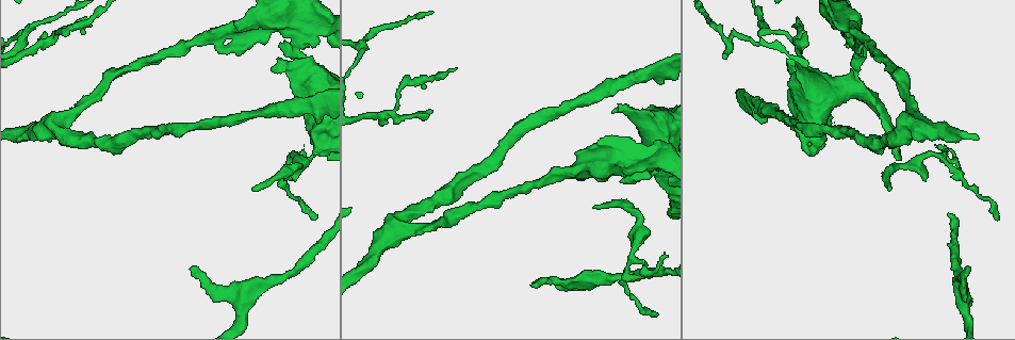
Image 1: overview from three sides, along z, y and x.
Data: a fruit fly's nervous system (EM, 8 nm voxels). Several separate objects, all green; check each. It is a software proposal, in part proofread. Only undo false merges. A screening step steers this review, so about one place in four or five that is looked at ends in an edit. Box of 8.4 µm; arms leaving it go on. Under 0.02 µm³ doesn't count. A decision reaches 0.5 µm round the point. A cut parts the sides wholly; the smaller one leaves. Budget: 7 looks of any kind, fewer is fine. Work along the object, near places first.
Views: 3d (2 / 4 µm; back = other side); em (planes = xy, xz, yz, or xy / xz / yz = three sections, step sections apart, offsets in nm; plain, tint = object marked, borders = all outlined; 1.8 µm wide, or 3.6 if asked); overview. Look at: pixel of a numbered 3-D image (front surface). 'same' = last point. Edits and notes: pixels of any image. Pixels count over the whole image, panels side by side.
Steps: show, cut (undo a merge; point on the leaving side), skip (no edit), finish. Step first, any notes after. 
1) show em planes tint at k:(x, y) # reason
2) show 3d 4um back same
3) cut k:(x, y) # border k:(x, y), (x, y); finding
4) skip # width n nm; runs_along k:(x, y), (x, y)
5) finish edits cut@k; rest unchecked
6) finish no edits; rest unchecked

show 3d 4um at 1:(727, 39) # narrows sharply

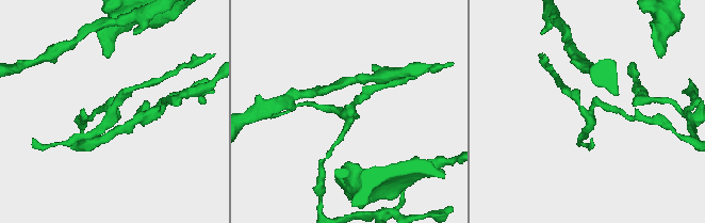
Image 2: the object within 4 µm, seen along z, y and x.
show em planes tint at 2:(352, 114) # need the tissue

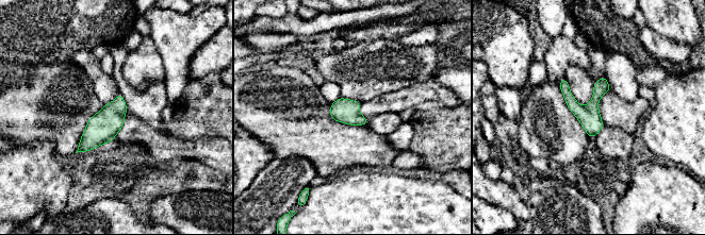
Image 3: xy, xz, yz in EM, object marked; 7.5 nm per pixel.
skip # runs_along 3:(563, 81), (593, 133); continuous, no second cell

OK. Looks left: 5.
show em planes tint at 1:(913, 125) # three-way junction

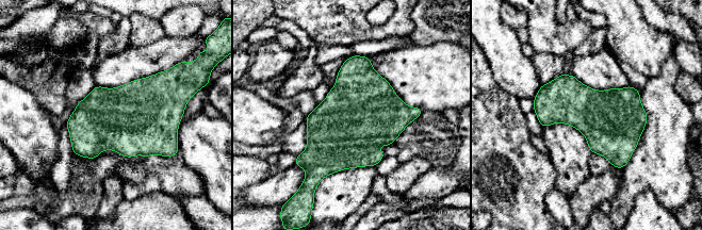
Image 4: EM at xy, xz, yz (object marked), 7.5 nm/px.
skip # width 460 nm; continuous, no second cell

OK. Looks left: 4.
show em xz step 16 tint at 1:(952, 169) # narrows sharply

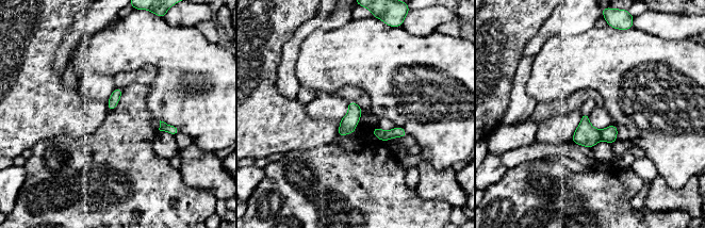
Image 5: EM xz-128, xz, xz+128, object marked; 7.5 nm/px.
show em planes borders same

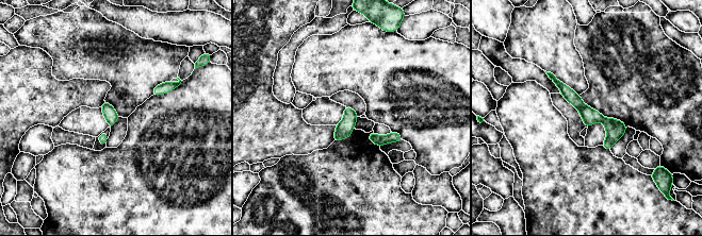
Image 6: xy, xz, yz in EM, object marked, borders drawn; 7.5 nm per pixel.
skip # runs_along 6:(558, 83), (609, 127), (608, 146); all the same cell

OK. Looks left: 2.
finish no edits; rest unchecked

